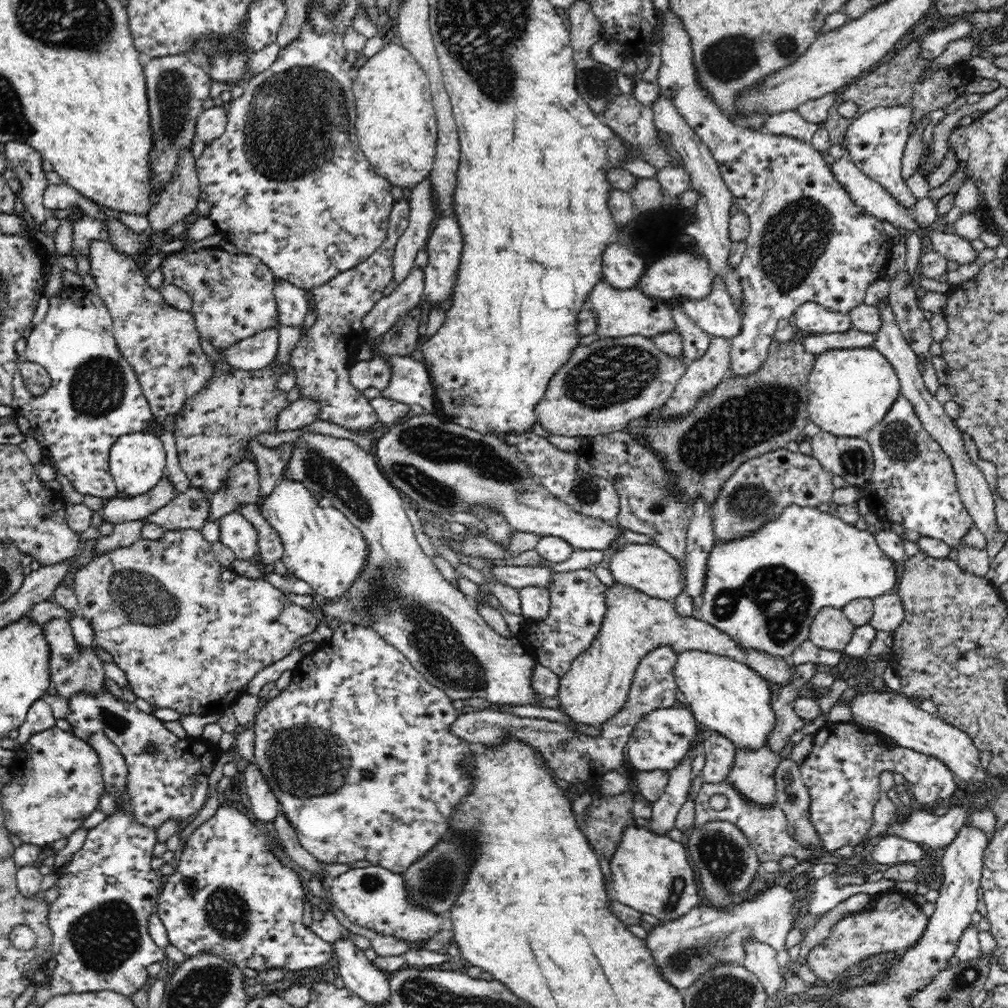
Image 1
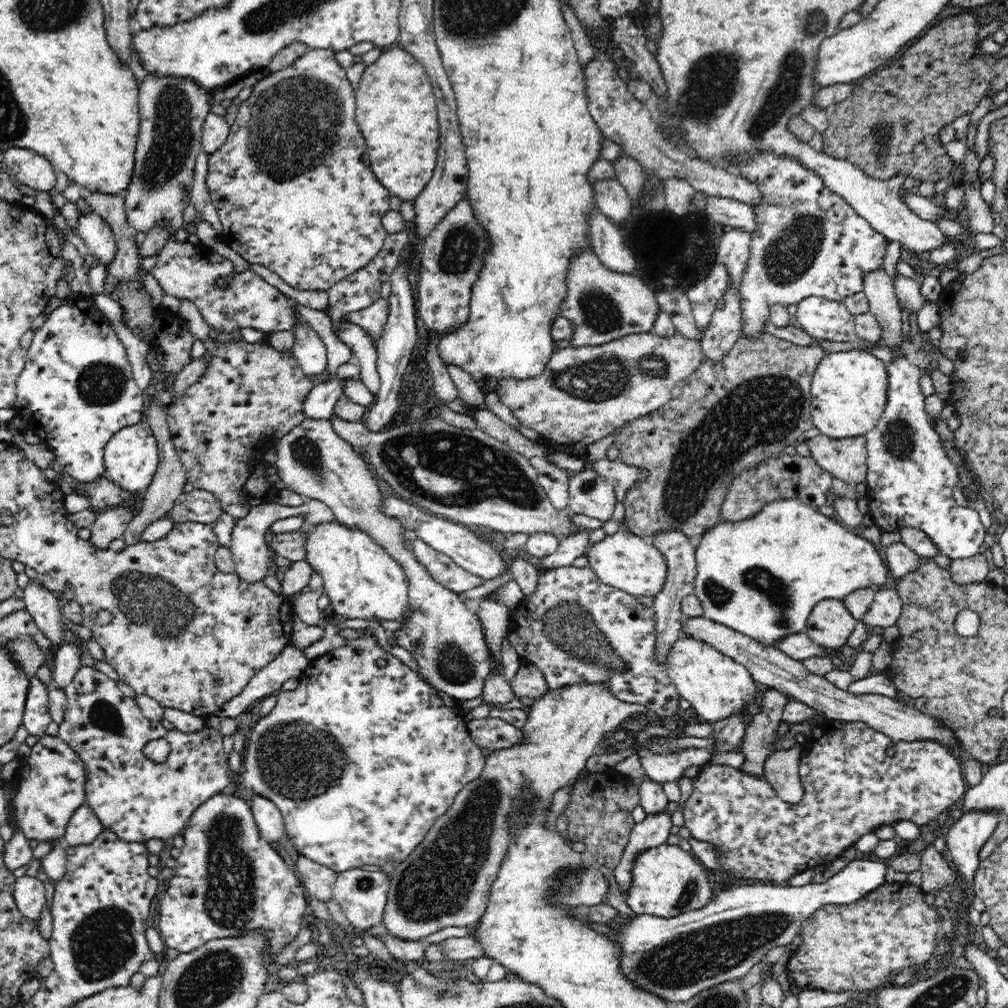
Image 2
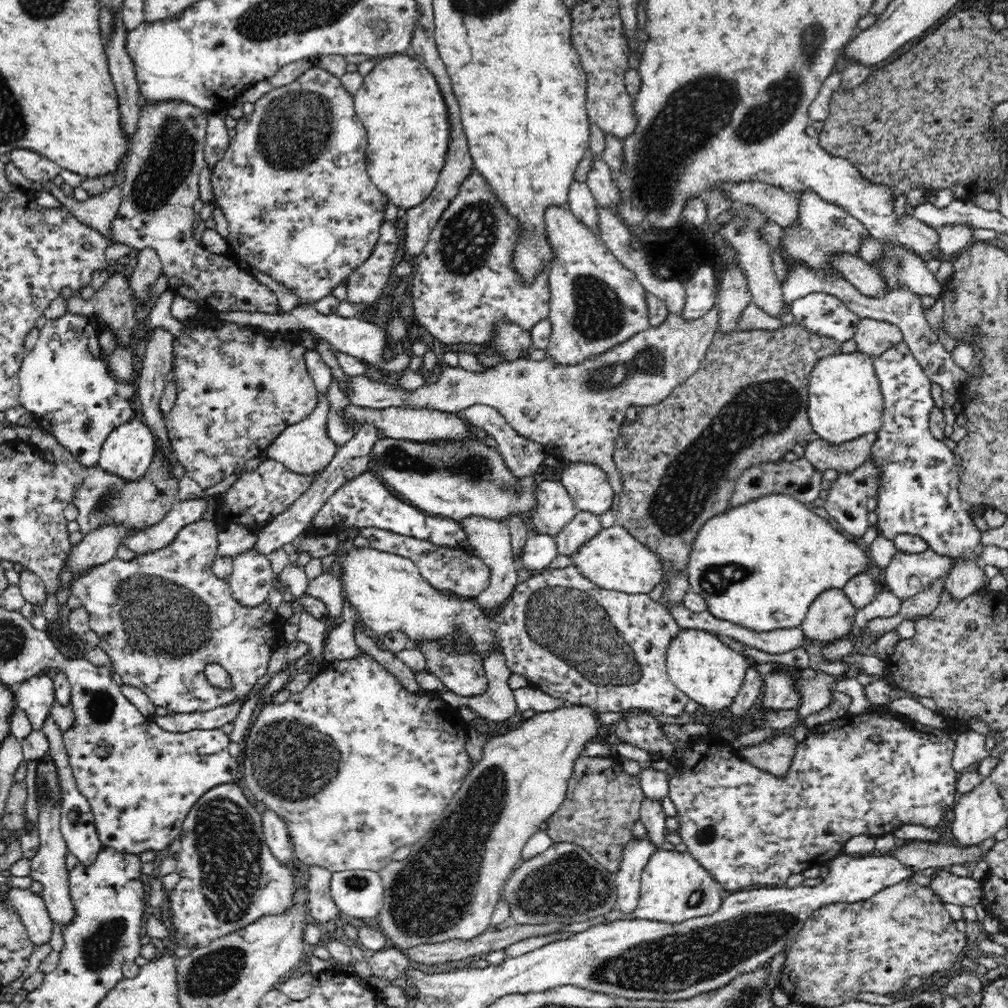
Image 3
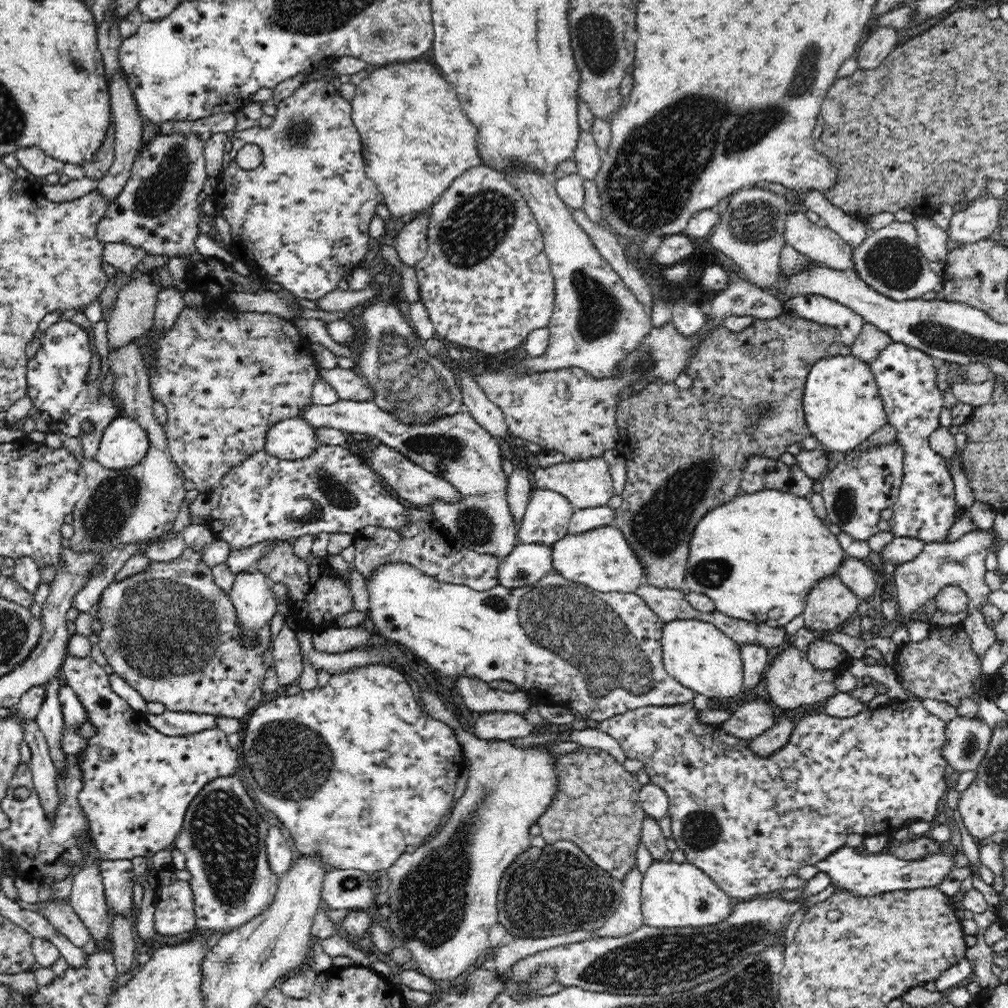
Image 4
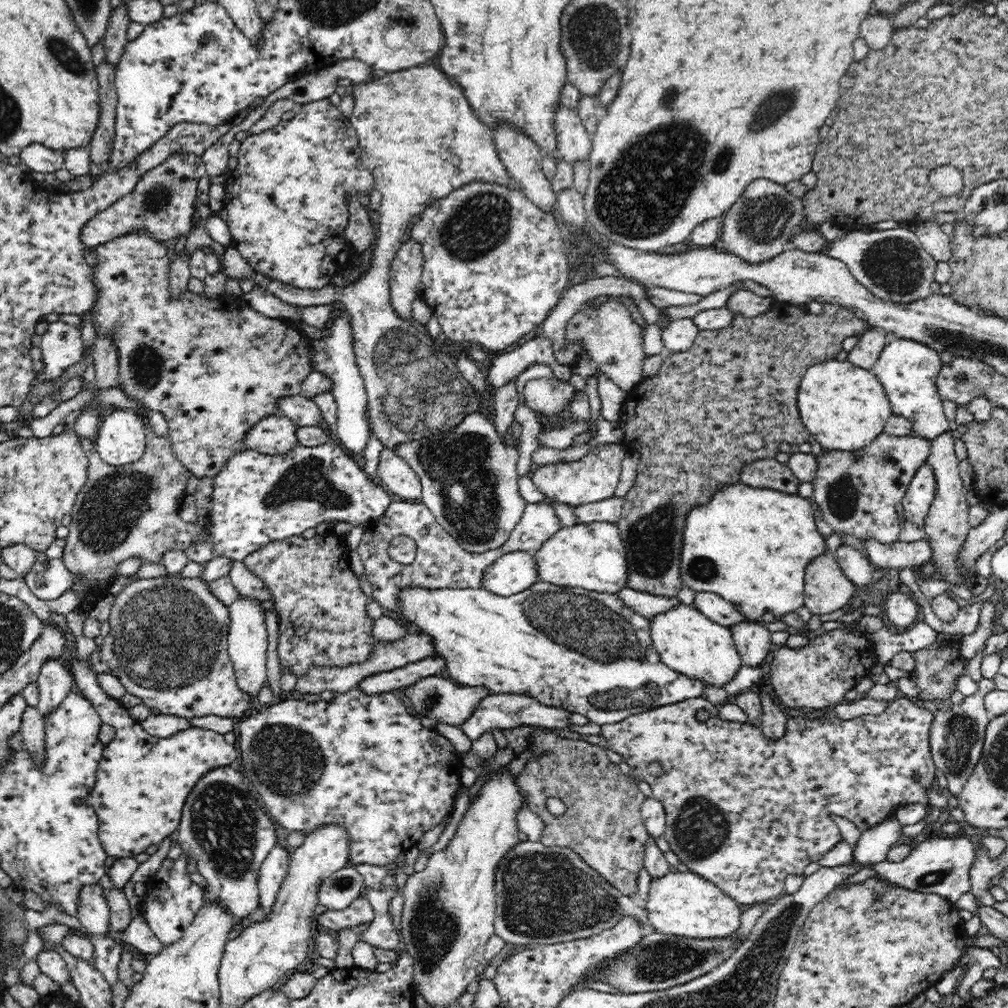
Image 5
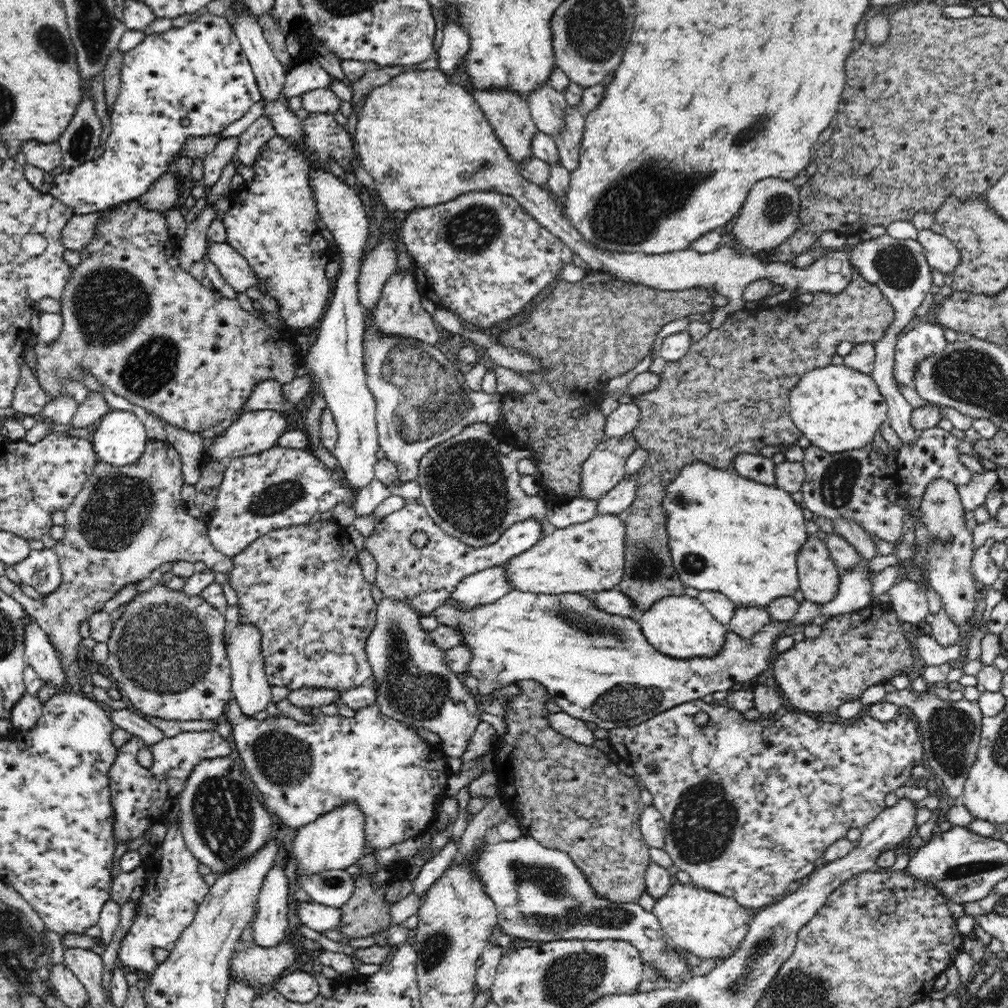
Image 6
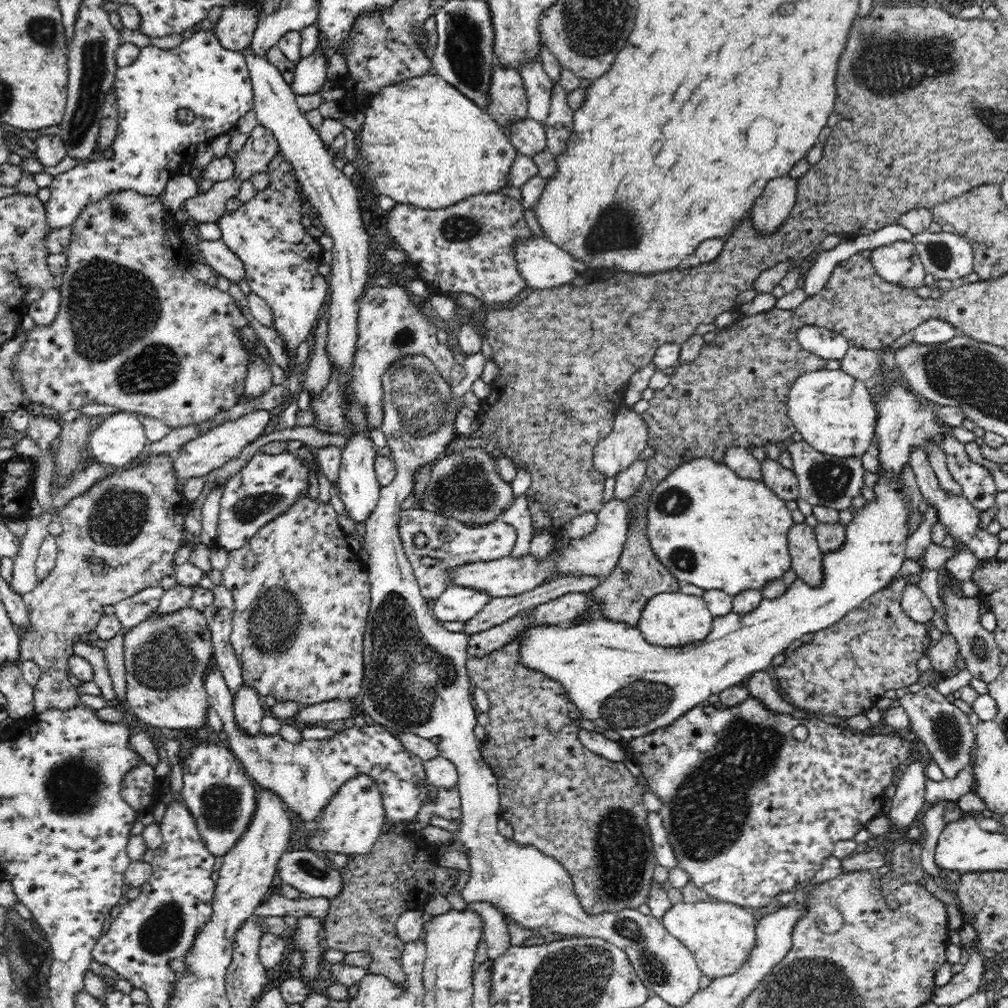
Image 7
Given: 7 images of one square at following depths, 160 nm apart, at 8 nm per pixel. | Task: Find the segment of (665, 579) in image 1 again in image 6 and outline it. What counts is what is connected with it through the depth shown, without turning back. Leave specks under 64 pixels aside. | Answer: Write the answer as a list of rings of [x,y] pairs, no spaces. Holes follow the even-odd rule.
[[[597,514],[586,522],[556,529],[548,535],[542,536],[529,550],[508,562],[500,565],[504,567],[504,575],[510,583],[510,590],[520,590],[534,594],[587,593],[610,590],[622,580],[625,567],[626,525],[618,514]]]

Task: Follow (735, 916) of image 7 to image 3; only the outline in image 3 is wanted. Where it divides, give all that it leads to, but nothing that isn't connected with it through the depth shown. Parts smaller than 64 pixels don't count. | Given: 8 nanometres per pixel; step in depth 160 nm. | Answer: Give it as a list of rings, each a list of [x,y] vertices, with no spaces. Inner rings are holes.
[[[657,848],[641,874],[640,899],[636,912],[626,915],[614,909],[604,916],[600,925],[625,919],[680,924],[694,918],[706,918],[722,908],[723,890],[719,882],[689,852],[680,853],[675,849],[670,851]]]

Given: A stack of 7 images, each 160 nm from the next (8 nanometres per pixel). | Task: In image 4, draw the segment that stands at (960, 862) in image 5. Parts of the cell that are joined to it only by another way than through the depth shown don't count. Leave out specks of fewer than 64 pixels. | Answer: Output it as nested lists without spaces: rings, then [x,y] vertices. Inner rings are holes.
[[[945,844],[940,852],[930,852],[924,854],[924,858],[910,861],[902,860],[892,852],[860,854],[851,846],[844,845],[815,866],[825,872],[838,889],[846,889],[858,897],[868,897],[902,890],[940,888],[940,883],[956,867],[954,857],[954,847],[949,844]]]

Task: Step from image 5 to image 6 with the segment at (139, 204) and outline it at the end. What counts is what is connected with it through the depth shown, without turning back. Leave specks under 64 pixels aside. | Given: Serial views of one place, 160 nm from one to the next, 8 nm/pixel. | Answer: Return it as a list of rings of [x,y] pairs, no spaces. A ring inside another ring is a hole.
[[[166,173],[150,187],[145,195],[137,197],[136,200],[141,202],[142,206],[163,213],[166,210],[176,209],[178,198],[180,198],[178,177],[174,177],[174,173]],[[99,212],[70,218],[60,232],[60,243],[64,250],[78,251],[86,246],[86,242],[94,238],[94,226],[102,216]]]

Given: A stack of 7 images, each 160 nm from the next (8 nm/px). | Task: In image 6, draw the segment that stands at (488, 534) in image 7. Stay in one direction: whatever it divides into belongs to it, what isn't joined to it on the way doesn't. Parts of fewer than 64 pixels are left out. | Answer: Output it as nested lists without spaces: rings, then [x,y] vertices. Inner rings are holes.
[[[408,501],[400,510],[384,516],[370,540],[364,541],[364,547],[377,562],[376,584],[383,594],[398,600],[407,598],[420,614],[432,614],[435,608],[450,598],[450,592],[463,578],[508,562],[510,558],[529,550],[541,538],[542,525],[528,519],[512,524],[500,534],[497,542],[479,548],[470,547],[444,532],[419,501],[413,504]],[[416,530],[423,530],[430,538],[428,546],[422,550],[410,544],[410,534]]]

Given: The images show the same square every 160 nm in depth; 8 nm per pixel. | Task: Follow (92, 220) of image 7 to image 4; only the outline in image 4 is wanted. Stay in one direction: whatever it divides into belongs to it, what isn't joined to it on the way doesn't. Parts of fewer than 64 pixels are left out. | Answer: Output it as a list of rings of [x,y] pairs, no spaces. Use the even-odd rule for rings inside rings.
[[[104,243],[103,246],[103,260],[115,268],[115,276],[128,275],[131,281],[134,280],[134,277],[131,277],[132,272],[140,266],[142,259],[148,254],[146,250],[128,243]],[[184,306],[182,312],[178,314],[174,326],[170,326],[168,330],[157,328],[155,322],[152,321],[150,328],[142,334],[135,337],[134,343],[140,347],[144,361],[146,361],[146,373],[148,373],[150,392],[154,402],[158,401],[166,408],[167,422],[163,426],[168,438],[168,449],[171,459],[178,465],[179,470],[187,480],[194,483],[194,487],[199,493],[209,494],[214,491],[222,478],[239,462],[244,462],[250,454],[258,451],[265,451],[265,439],[268,430],[278,422],[287,420],[288,418],[297,418],[303,407],[312,404],[312,390],[314,382],[318,377],[319,366],[312,356],[311,342],[300,334],[300,330],[288,322],[286,318],[262,312],[246,312],[235,308],[232,312],[223,312],[222,314],[214,314],[203,306]]]

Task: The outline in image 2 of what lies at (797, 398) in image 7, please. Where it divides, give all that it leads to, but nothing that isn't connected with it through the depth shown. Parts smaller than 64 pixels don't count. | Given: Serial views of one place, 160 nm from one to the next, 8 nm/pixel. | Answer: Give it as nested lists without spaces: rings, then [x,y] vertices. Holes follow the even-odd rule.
[[[862,348],[828,353],[818,363],[811,382],[813,426],[834,440],[866,436],[884,413],[887,390],[886,365],[881,359]]]

